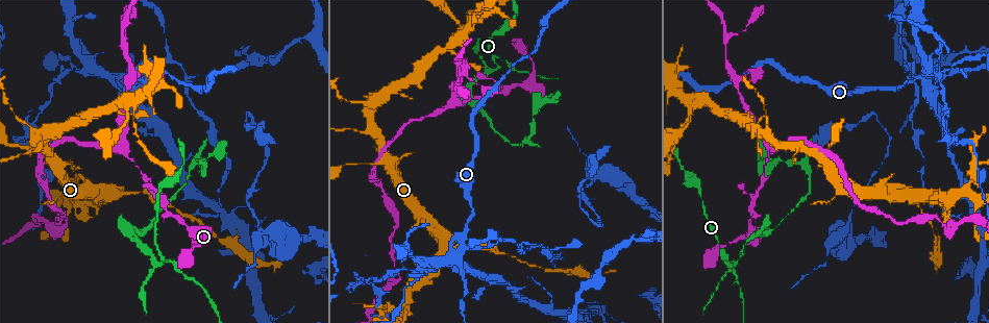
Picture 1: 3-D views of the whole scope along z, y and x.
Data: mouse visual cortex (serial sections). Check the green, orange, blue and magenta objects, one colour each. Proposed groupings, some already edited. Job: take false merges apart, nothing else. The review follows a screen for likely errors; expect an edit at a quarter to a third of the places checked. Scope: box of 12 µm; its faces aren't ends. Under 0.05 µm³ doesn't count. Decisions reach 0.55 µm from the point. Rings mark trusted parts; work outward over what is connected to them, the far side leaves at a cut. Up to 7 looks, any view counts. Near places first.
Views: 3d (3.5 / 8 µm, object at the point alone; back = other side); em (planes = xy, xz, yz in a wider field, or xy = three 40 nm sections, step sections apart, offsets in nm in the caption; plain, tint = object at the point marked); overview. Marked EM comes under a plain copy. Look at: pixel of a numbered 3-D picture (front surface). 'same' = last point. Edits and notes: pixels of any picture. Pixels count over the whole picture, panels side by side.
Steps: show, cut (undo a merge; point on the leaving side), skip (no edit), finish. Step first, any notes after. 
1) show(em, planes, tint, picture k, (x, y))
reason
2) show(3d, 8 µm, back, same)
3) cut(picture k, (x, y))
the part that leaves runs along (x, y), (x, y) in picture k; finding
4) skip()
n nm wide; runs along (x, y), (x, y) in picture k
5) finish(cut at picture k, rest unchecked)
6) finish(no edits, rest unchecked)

show(3d, 8 µm, picture 1, (825, 158))
three-way junction

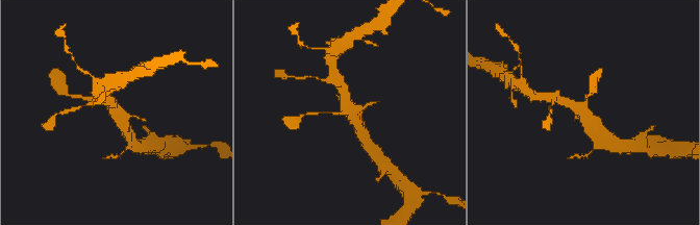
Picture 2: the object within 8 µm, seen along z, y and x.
show(3d, 3.5 µm, picture 2, (115, 107))

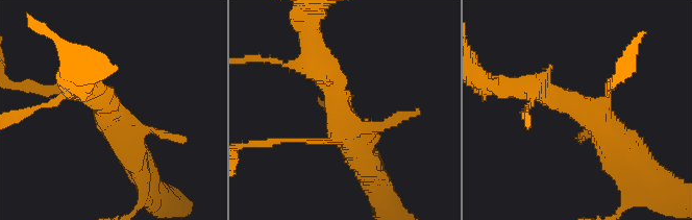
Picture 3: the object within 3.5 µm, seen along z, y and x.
show(em, xy, step 3, tint, picture 3, (345, 126))

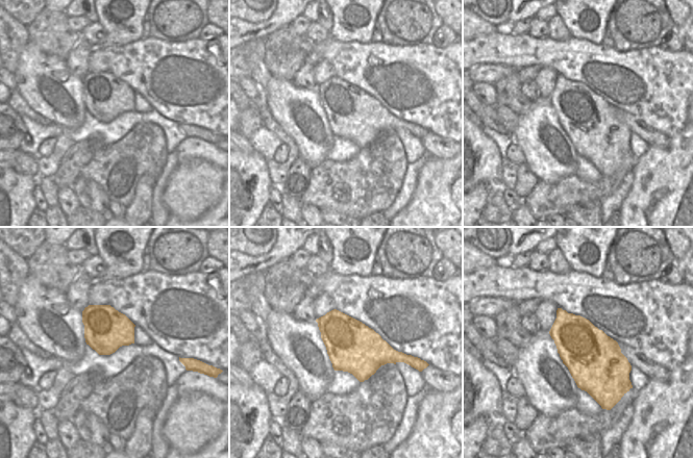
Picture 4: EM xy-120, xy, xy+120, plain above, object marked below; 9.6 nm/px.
skip()
runs along (640, 162), (587, 110), (539, 88) in picture 3; all the same cell

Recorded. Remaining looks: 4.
show(3d, 3.5 µm, picture 1, (37, 135))

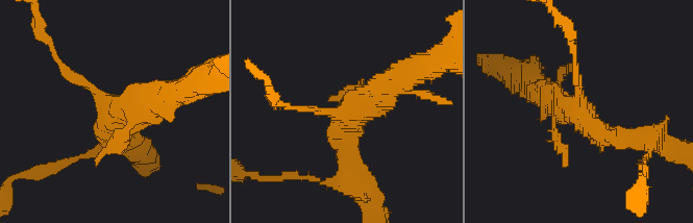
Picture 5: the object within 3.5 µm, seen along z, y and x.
show(em, xy, step 1, tint, picture 5, (117, 114))
now the EM

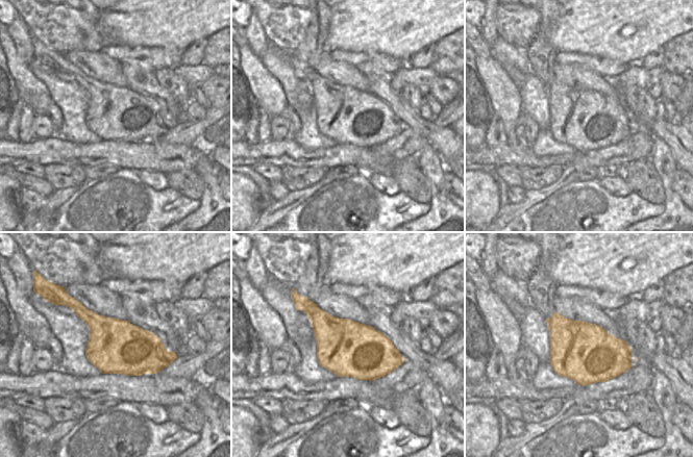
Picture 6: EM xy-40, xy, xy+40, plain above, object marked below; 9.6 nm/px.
skip()
550 nm wide; runs along (348, 175), (348, 117), (406, 77) in picture 5; all the same cell

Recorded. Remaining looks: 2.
show(3d, 8 µm, picture 1, (966, 191))
looks like a crossing

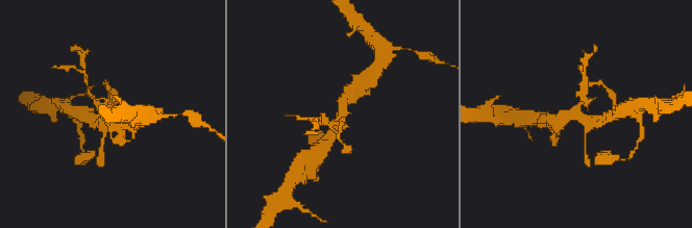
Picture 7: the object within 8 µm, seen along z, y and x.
show(em, xy, step 3, tint, picture 7, (576, 112))

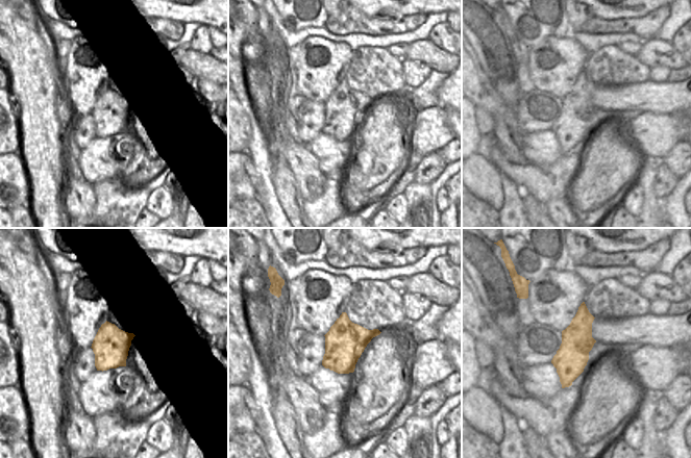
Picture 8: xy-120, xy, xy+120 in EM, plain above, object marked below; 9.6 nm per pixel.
cut(picture 7, (583, 98))
a second cell is stuck on

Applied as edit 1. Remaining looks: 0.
finish(cut at picture 7, rest unchecked)

